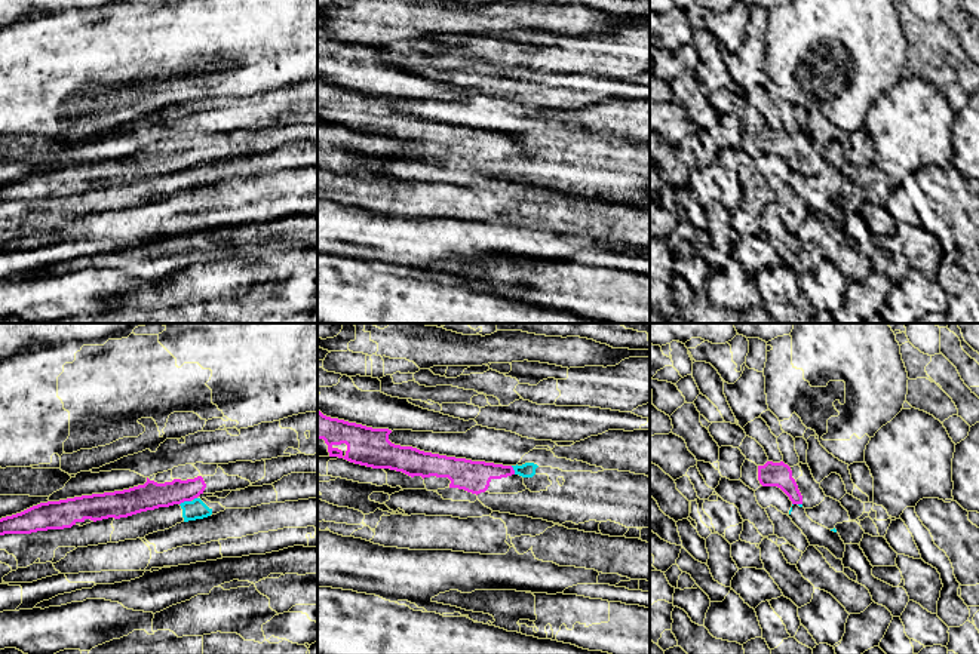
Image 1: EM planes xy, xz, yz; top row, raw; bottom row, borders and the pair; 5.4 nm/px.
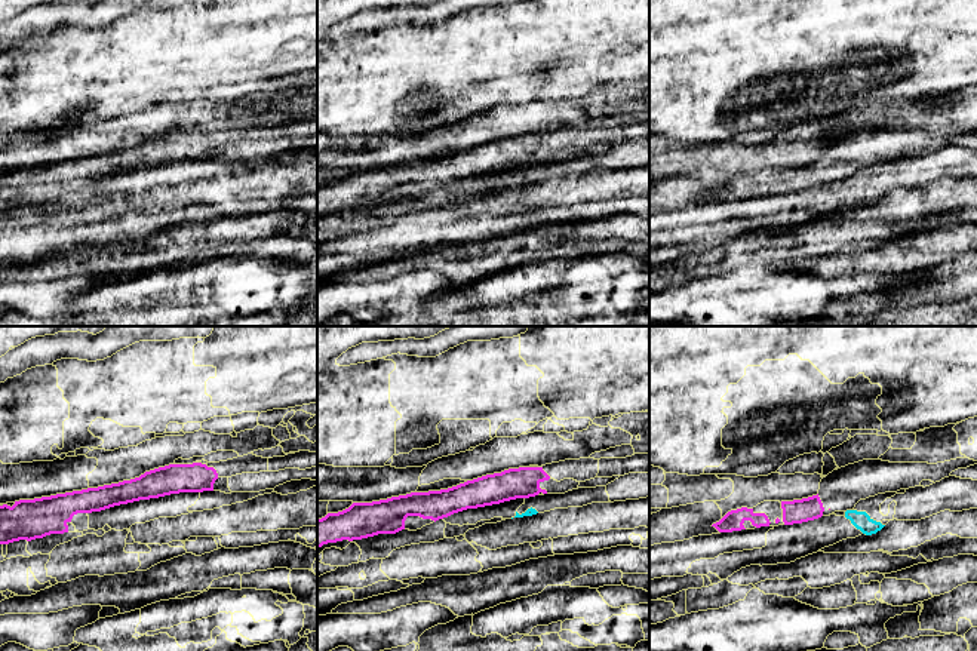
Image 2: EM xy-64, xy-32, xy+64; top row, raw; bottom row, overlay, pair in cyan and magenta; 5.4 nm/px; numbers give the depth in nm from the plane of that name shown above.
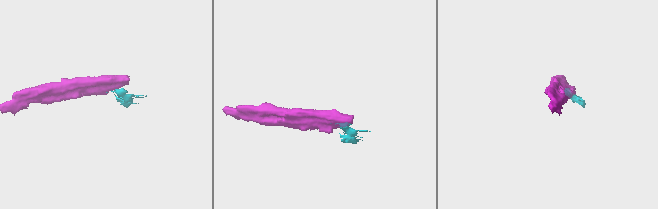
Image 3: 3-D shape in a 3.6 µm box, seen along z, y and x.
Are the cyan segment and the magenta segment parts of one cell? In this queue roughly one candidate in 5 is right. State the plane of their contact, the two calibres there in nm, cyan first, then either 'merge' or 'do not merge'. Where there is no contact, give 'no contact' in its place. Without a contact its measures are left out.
meets cyan in xy; 110 nm thick on the cyan side, 150 nm on the other; do not merge

